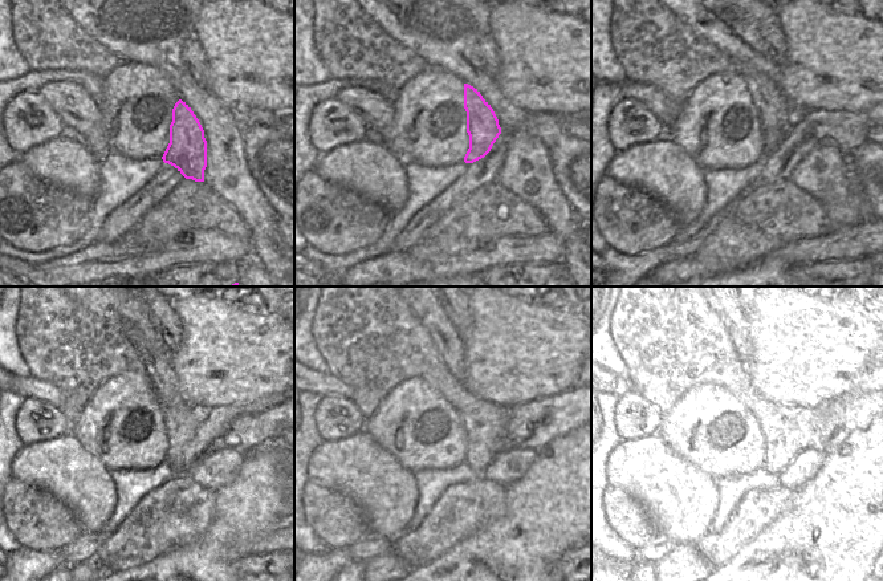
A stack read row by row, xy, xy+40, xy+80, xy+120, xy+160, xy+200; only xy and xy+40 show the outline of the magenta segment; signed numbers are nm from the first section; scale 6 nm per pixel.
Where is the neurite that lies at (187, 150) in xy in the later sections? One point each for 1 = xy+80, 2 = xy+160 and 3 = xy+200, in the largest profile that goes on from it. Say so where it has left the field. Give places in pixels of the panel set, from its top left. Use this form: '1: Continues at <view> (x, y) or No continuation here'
1: Continues at xy+80 (776, 114)
2: Continues at xy+160 (451, 349)
3: Continues at xy+200 (736, 322)

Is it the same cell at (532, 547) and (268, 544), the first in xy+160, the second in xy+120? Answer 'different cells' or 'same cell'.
different cells

